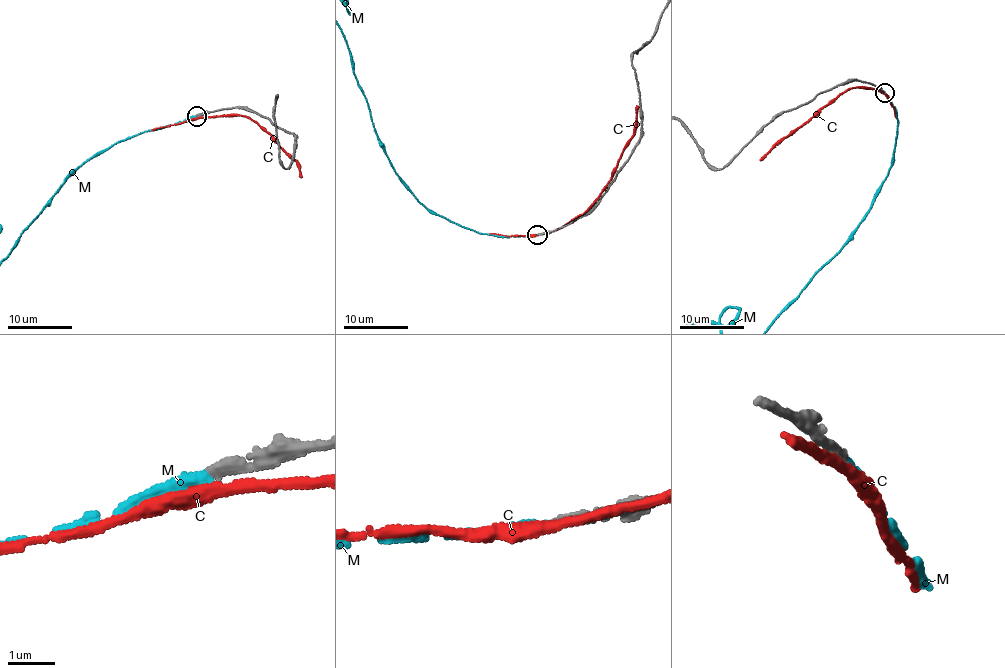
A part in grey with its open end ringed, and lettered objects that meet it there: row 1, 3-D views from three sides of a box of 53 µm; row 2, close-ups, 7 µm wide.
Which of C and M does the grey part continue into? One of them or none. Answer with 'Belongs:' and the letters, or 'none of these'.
Belongs: M

